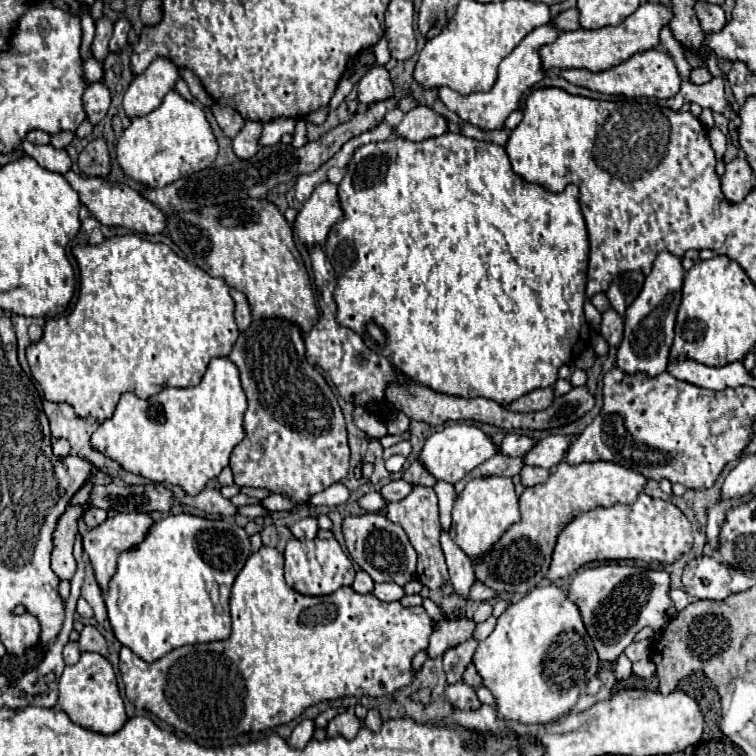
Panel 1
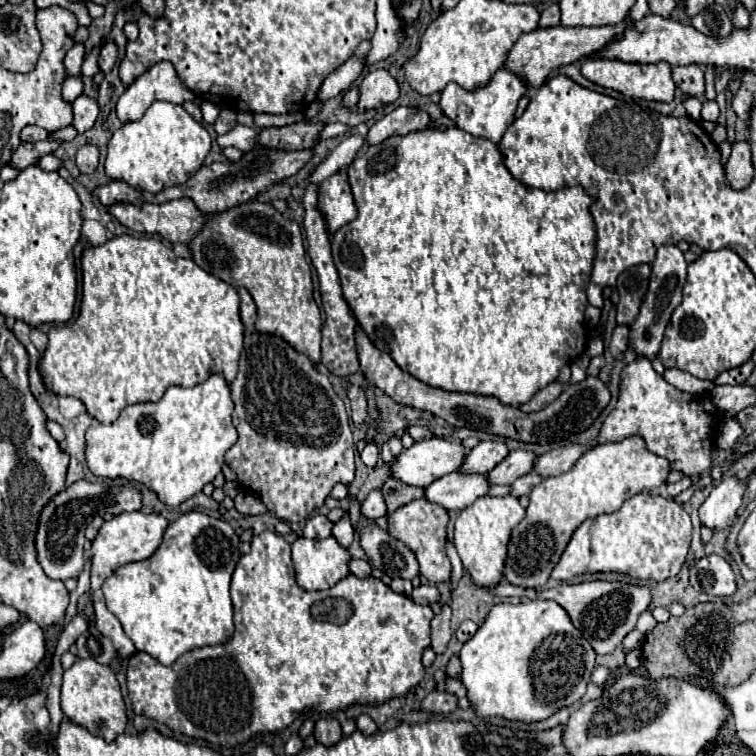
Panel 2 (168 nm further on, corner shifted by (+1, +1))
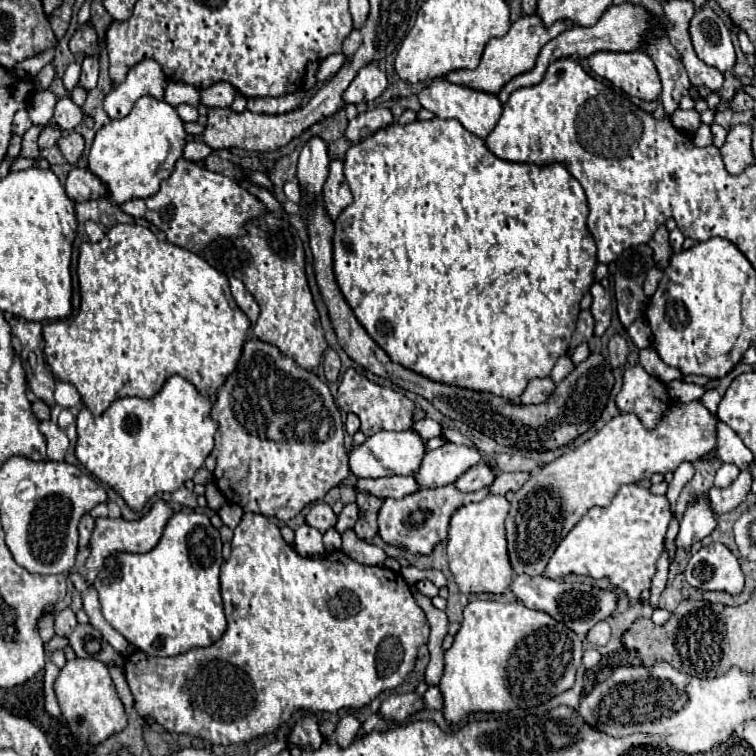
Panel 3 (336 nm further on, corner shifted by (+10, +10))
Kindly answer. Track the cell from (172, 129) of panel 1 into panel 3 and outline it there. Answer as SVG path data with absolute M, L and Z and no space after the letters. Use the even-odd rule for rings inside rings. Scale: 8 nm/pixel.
M140 97L130 115L98 129L88 153L88 169L106 183L112 203L122 205L130 199L146 199L158 191L160 181L170 177L174 163L182 157L184 143L186 131L174 107L166 101Z

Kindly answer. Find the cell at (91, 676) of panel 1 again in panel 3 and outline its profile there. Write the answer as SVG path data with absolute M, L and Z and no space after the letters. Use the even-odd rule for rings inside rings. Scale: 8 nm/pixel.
M76 659L76 661L68 663L60 671L60 675L54 683L54 691L56 691L58 705L60 705L64 719L68 721L68 725L74 727L76 741L79 745L100 743L100 741L108 739L110 735L120 733L128 725L124 705L112 683L110 671L100 661Z

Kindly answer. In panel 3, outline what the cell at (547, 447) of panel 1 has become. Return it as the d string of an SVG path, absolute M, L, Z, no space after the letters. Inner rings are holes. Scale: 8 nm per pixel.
M480 461L478 465L470 467L464 475L460 475L454 485L462 493L470 493L470 491L490 487L492 481L494 481L494 473L490 473L490 469L486 469L486 465L482 465L482 461Z

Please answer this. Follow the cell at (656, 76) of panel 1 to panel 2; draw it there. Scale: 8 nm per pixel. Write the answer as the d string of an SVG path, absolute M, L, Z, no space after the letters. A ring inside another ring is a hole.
M591 56L581 62L581 74L603 86L621 92L629 98L641 98L641 100L657 100L657 102L671 102L675 96L675 82L671 78L671 64L657 62L657 64L633 64L623 60L609 60L603 56Z

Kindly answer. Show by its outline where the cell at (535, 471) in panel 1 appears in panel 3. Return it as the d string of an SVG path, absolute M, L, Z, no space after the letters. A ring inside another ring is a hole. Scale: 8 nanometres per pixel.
M502 473L502 475L496 475L496 479L488 487L488 491L492 495L506 495L508 491L518 491L528 481L528 477L530 477L530 473Z

